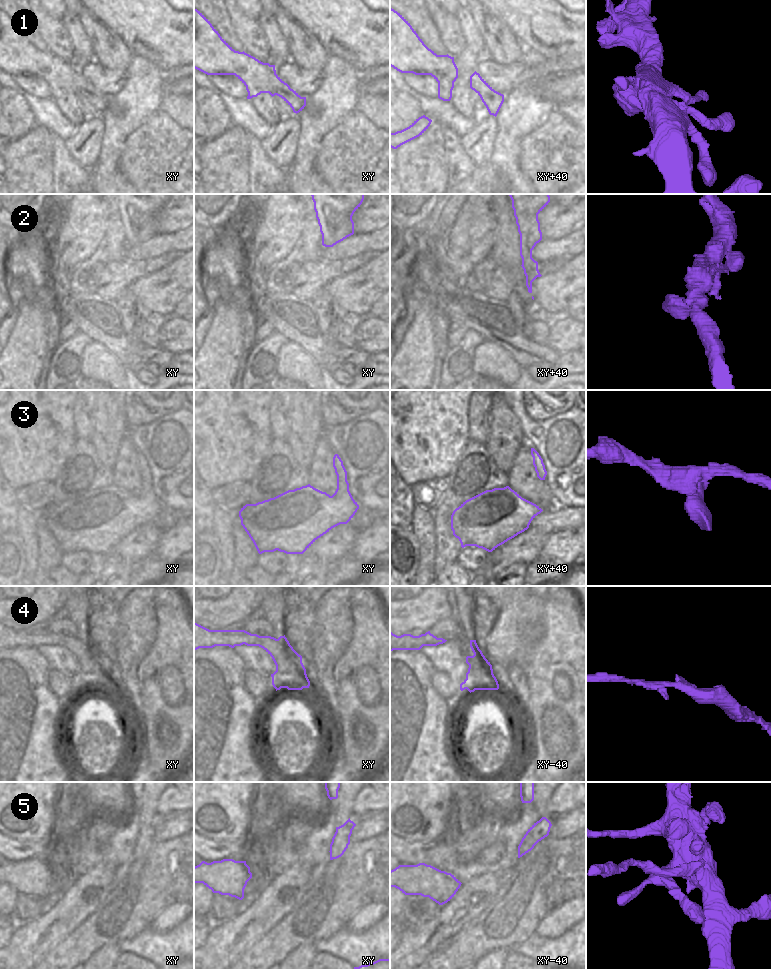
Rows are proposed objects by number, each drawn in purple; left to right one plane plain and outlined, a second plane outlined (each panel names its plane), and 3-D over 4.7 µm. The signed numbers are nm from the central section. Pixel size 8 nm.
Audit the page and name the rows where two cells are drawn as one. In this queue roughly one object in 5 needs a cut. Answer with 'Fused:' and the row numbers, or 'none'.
Fused: 5.

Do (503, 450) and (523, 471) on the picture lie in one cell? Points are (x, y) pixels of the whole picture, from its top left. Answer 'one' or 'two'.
two

